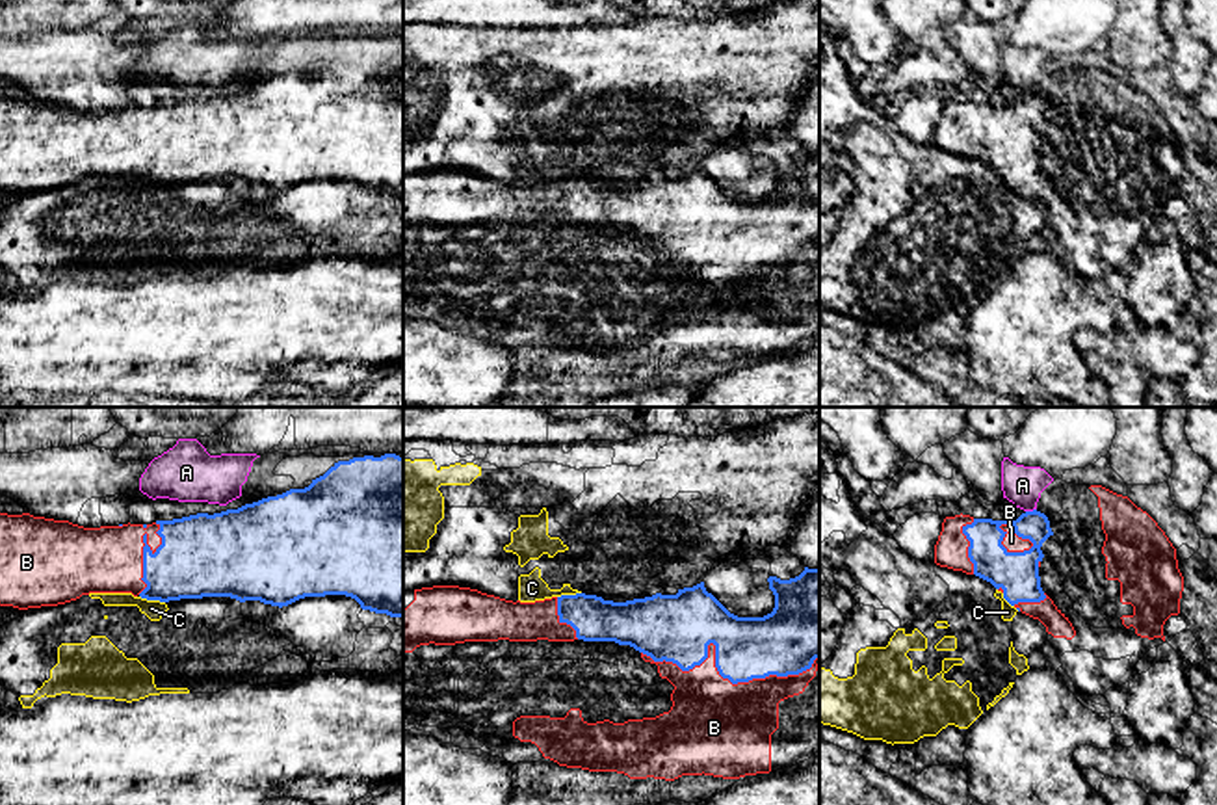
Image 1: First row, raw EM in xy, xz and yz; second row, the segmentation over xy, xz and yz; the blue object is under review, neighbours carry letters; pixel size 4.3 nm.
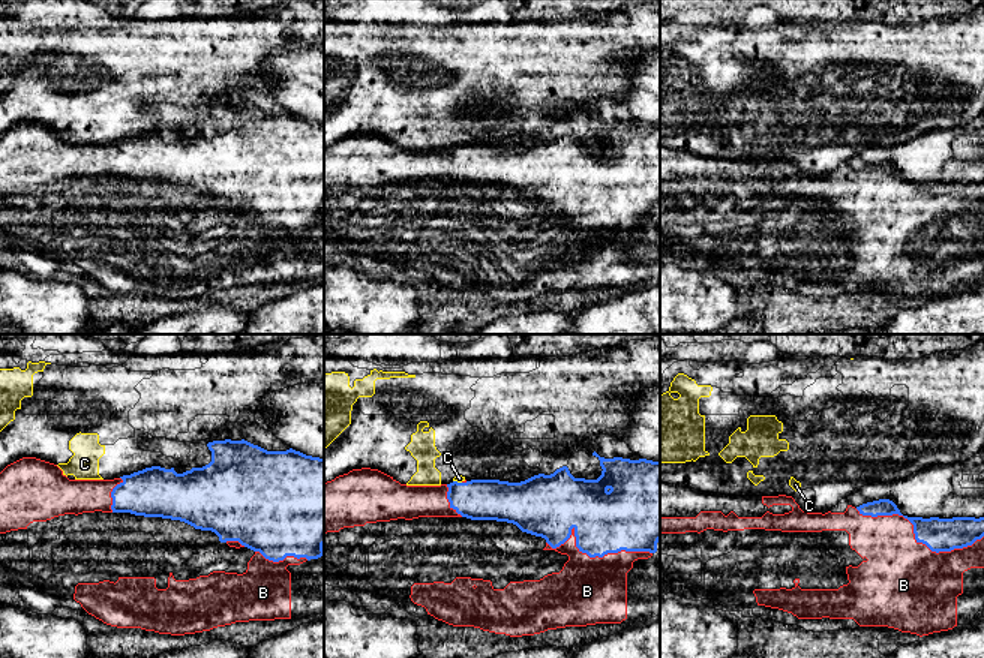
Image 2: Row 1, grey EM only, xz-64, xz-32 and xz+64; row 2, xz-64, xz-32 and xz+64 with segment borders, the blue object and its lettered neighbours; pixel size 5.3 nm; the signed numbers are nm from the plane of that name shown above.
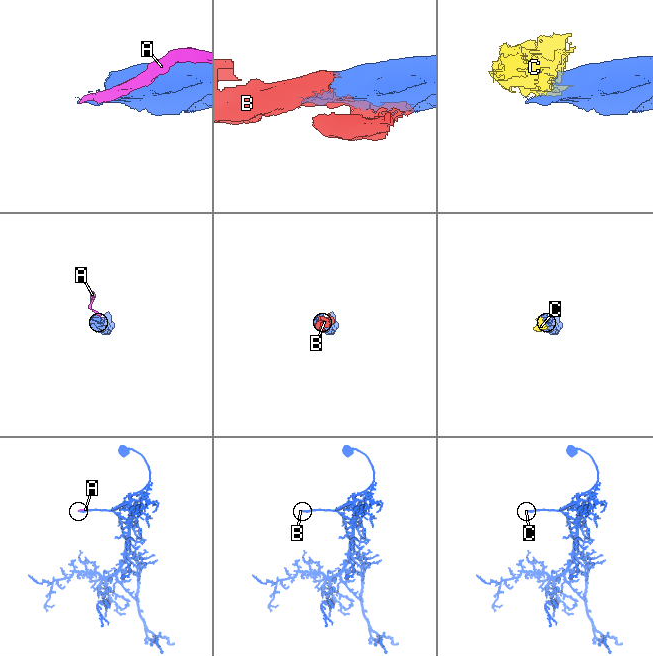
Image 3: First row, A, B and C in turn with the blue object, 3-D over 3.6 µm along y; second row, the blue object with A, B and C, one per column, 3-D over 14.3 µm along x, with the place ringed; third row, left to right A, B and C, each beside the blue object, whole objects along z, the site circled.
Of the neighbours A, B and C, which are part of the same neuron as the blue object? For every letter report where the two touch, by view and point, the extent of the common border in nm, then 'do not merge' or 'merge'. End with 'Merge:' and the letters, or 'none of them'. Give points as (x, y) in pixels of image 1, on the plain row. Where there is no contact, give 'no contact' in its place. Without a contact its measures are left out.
A: meets blue in yz at (1030, 95); contact 50 nm long; do not merge
B: meets blue in xz at (718, 253); contact 750 nm long; merge
C: meets blue in xy at (153, 183); contact 120 nm long; do not merge
Merge: B

